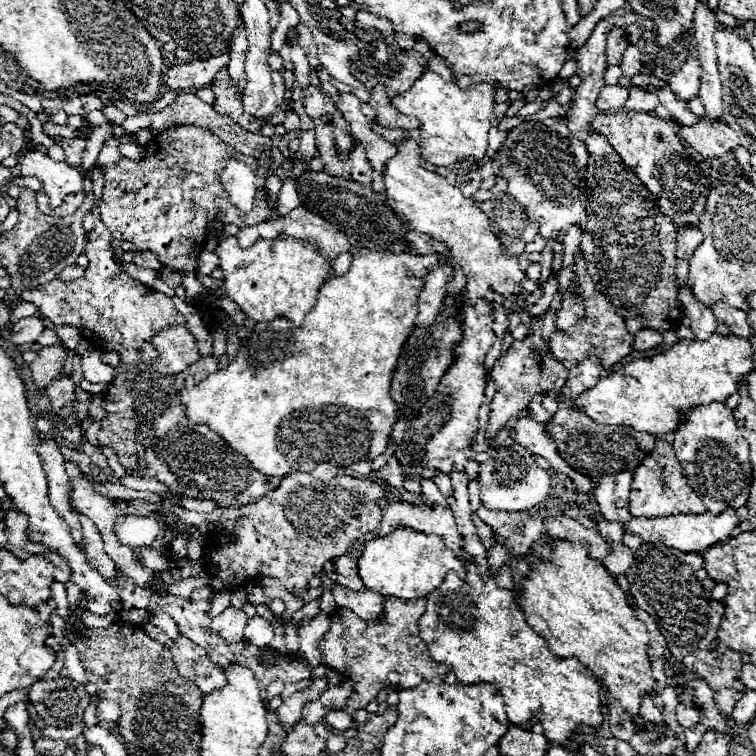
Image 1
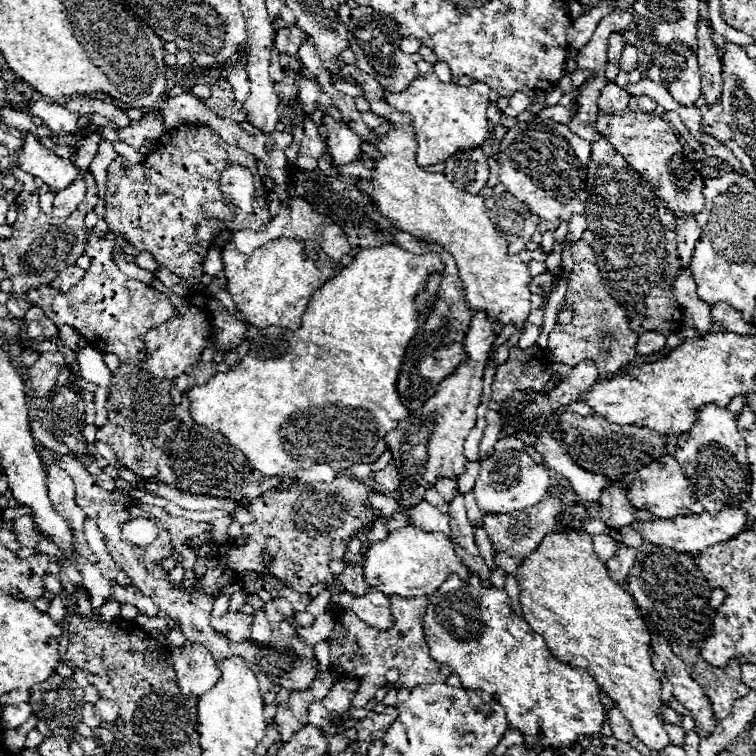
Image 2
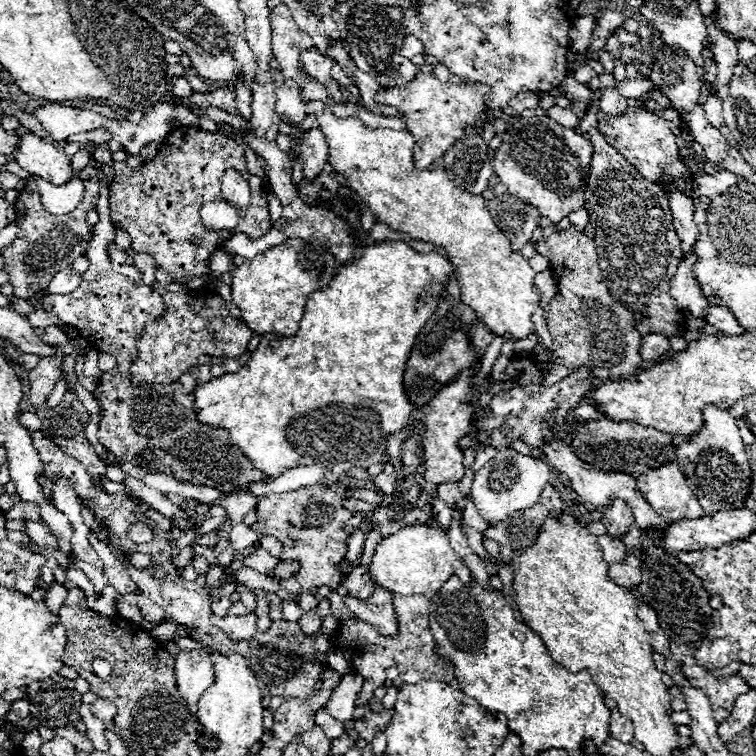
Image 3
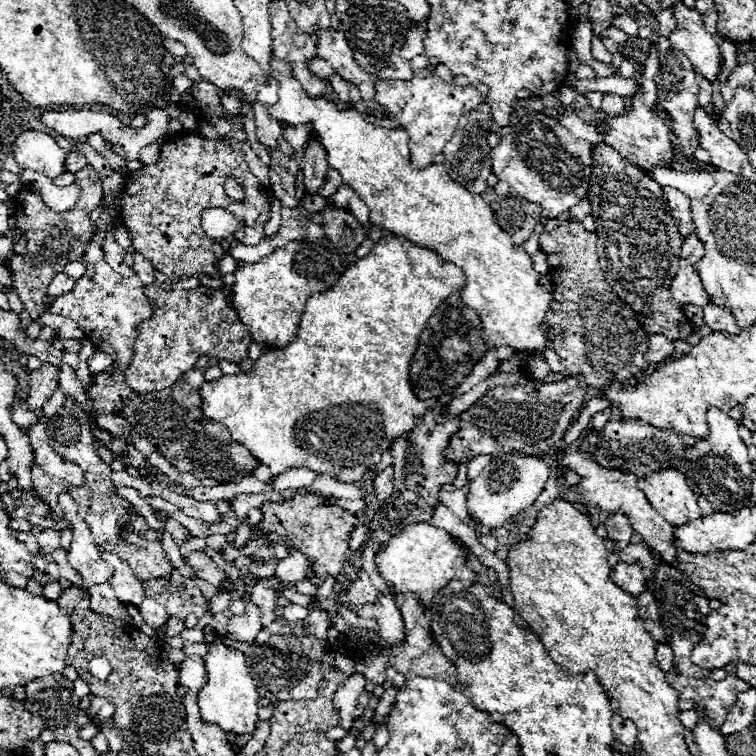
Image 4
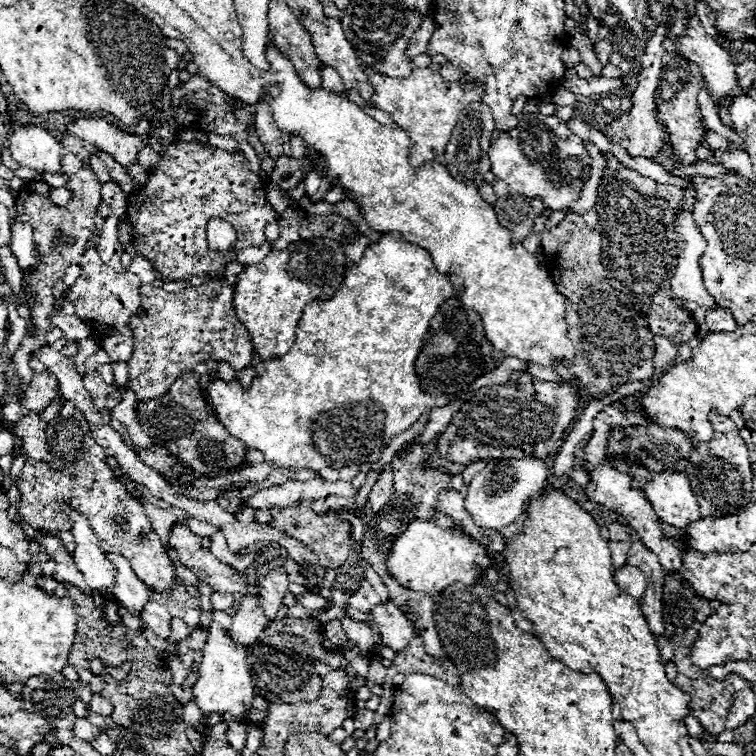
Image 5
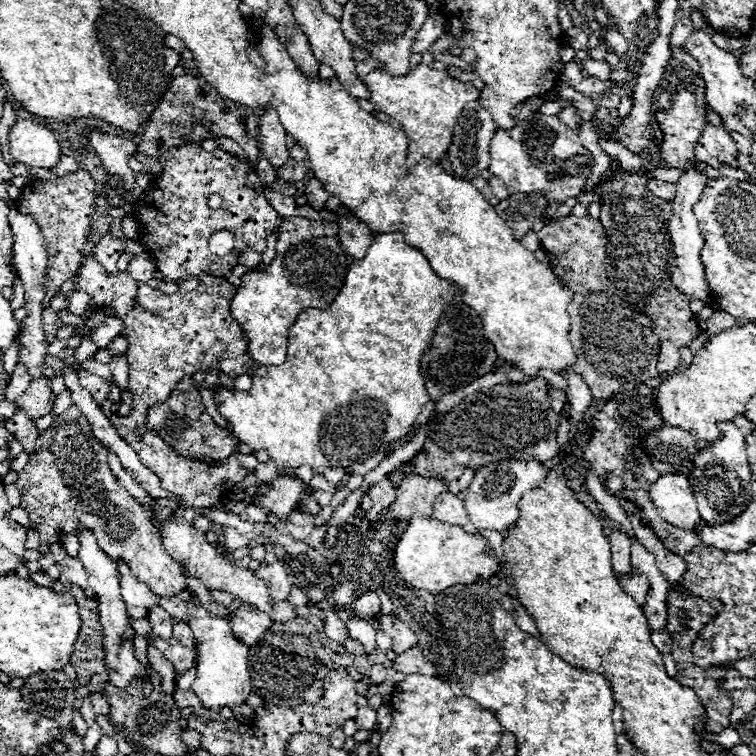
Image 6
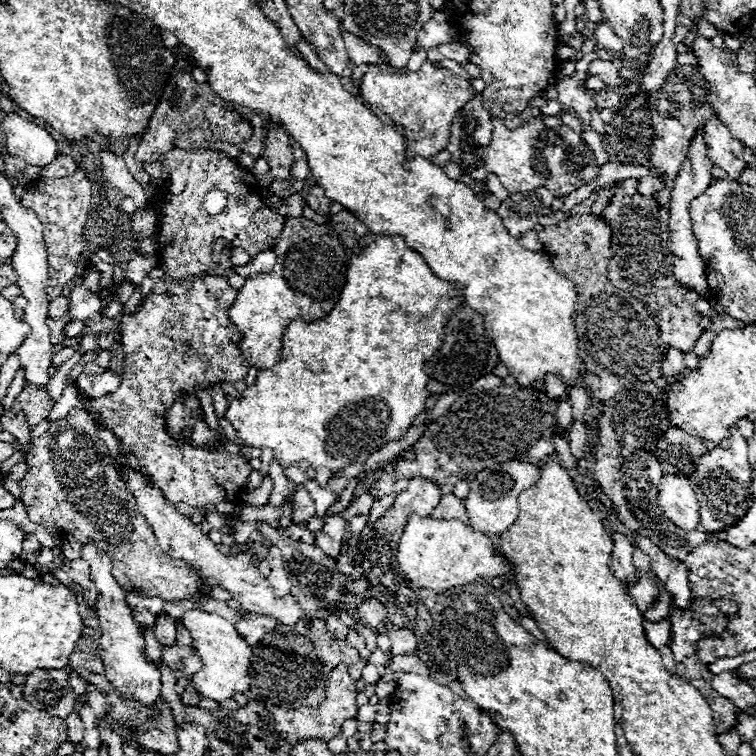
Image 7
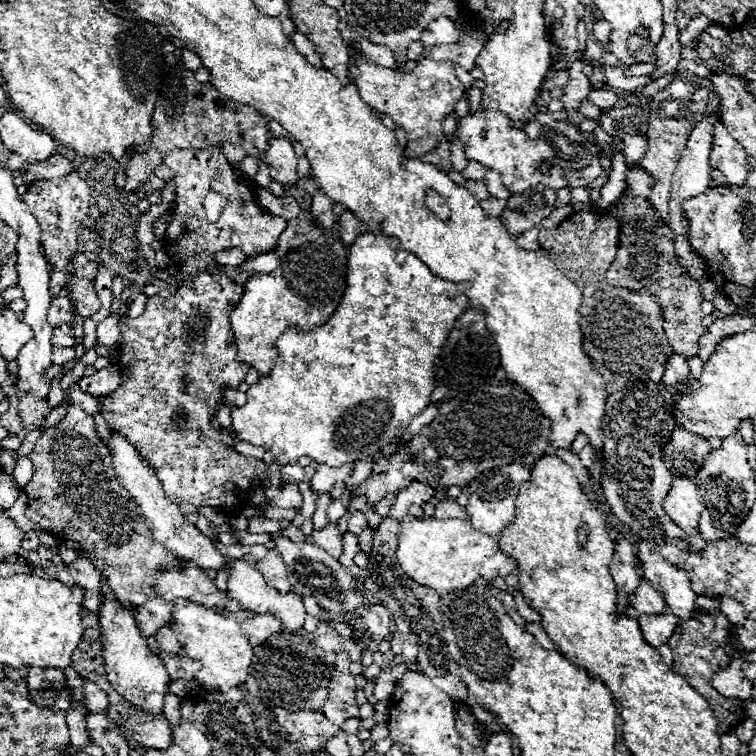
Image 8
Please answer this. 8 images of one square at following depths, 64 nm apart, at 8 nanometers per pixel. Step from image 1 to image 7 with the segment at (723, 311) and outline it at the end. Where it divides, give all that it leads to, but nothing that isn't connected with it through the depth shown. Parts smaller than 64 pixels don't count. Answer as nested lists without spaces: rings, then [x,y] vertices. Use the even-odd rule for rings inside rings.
[[[716,314],[714,318],[712,318],[712,322],[710,322],[710,332],[714,332],[714,334],[718,334],[720,330],[734,330],[734,328],[742,328],[744,324],[740,322],[740,320],[736,320],[736,318],[732,318],[732,316],[728,316],[728,314]]]

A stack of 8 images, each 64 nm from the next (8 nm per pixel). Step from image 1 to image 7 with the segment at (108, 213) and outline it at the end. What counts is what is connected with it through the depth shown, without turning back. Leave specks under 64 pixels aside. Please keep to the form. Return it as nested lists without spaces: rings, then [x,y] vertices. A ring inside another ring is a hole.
[[[172,148],[162,156],[162,164],[168,168],[168,178],[158,186],[156,200],[150,202],[150,210],[156,212],[156,242],[160,254],[160,268],[172,280],[186,280],[188,276],[226,276],[232,270],[230,254],[214,252],[212,242],[224,238],[232,248],[244,248],[250,256],[256,256],[276,244],[278,234],[284,228],[284,216],[268,208],[262,200],[262,186],[244,166],[234,162],[220,150]],[[210,190],[222,190],[226,194],[224,212],[210,216],[202,206],[202,198]]]

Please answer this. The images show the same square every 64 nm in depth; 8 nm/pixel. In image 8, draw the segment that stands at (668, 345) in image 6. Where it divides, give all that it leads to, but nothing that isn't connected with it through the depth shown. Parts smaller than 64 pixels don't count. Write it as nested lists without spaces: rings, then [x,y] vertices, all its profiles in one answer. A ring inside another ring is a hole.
[[[672,354],[666,362],[666,368],[664,368],[664,376],[662,376],[662,382],[668,384],[668,386],[678,386],[678,384],[684,384],[686,378],[690,374],[690,368],[684,360],[684,356],[680,354]]]

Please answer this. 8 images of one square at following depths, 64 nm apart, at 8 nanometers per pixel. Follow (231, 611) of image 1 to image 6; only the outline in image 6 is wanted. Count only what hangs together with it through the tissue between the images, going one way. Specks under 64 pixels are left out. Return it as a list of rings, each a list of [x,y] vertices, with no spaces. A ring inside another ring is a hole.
[[[240,604],[238,610],[232,616],[232,632],[242,644],[252,646],[262,632],[266,632],[272,626],[272,618],[260,610],[256,610],[250,604]]]

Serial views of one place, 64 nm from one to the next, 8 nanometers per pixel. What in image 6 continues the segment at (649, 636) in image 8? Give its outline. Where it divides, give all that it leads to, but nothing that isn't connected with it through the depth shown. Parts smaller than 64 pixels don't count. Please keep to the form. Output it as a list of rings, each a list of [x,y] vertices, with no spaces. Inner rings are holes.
[[[662,628],[660,632],[652,632],[652,642],[656,644],[656,648],[660,648],[660,652],[672,652],[672,640],[666,628]]]

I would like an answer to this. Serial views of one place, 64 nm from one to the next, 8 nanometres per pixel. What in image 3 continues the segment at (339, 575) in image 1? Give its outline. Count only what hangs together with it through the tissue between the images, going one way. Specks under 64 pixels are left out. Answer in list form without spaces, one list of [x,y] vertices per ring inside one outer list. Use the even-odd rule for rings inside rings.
[[[356,566],[352,568],[346,576],[344,576],[344,588],[348,590],[350,596],[354,598],[360,598],[360,600],[366,600],[372,596],[374,592],[374,582],[368,578],[368,570],[366,566]]]

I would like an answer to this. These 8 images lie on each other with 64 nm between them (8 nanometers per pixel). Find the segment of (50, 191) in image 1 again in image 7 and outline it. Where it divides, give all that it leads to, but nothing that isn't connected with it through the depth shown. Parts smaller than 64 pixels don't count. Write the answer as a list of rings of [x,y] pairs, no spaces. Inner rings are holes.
[[[10,114],[2,122],[6,134],[6,148],[10,156],[22,158],[32,166],[46,166],[58,156],[58,142],[48,130],[28,122],[16,114]]]

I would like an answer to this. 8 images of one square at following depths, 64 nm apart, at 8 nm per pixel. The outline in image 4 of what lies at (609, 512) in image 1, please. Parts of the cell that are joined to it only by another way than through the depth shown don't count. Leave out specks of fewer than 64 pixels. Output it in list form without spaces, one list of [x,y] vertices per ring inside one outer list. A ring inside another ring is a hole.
[[[618,510],[618,512],[612,512],[604,524],[606,524],[606,530],[608,530],[608,538],[610,538],[618,548],[630,544],[630,536],[632,536],[634,530],[632,530],[630,520],[628,520],[626,514],[622,514],[620,510]]]

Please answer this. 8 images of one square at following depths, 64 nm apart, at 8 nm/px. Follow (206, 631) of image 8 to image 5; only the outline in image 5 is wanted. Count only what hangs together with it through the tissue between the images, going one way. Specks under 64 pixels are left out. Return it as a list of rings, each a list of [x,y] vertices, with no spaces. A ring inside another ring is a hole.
[[[216,622],[208,626],[208,642],[202,650],[204,656],[200,662],[200,676],[198,676],[198,682],[192,686],[194,700],[200,706],[204,716],[212,712],[218,712],[220,716],[224,716],[228,712],[232,720],[246,720],[246,712],[252,708],[252,700],[256,696],[252,678],[250,678],[246,651],[246,647],[232,642]]]

